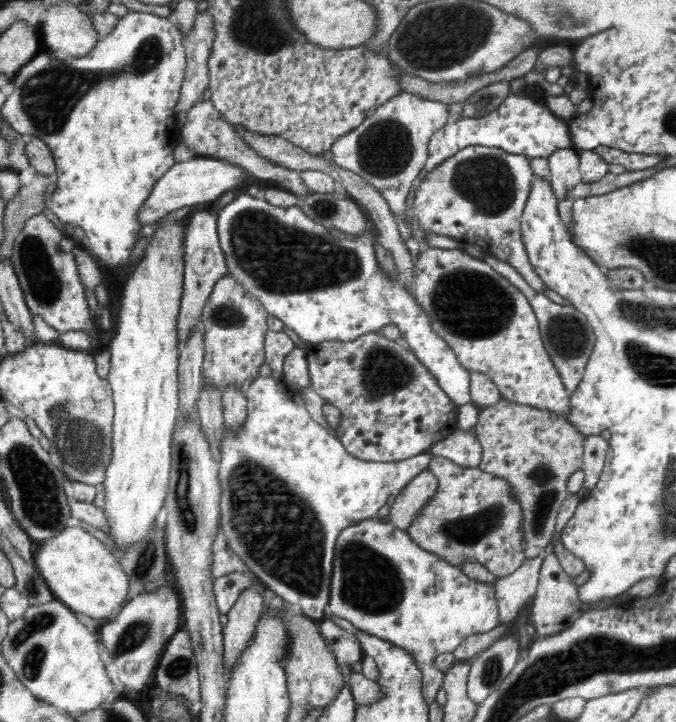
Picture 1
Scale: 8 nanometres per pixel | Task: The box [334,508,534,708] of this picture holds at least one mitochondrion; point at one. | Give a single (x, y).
(492, 668)

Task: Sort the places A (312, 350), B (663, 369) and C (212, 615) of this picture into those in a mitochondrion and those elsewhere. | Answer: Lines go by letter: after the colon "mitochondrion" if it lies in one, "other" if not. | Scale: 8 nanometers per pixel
A: other
B: mitochondrion
C: other

